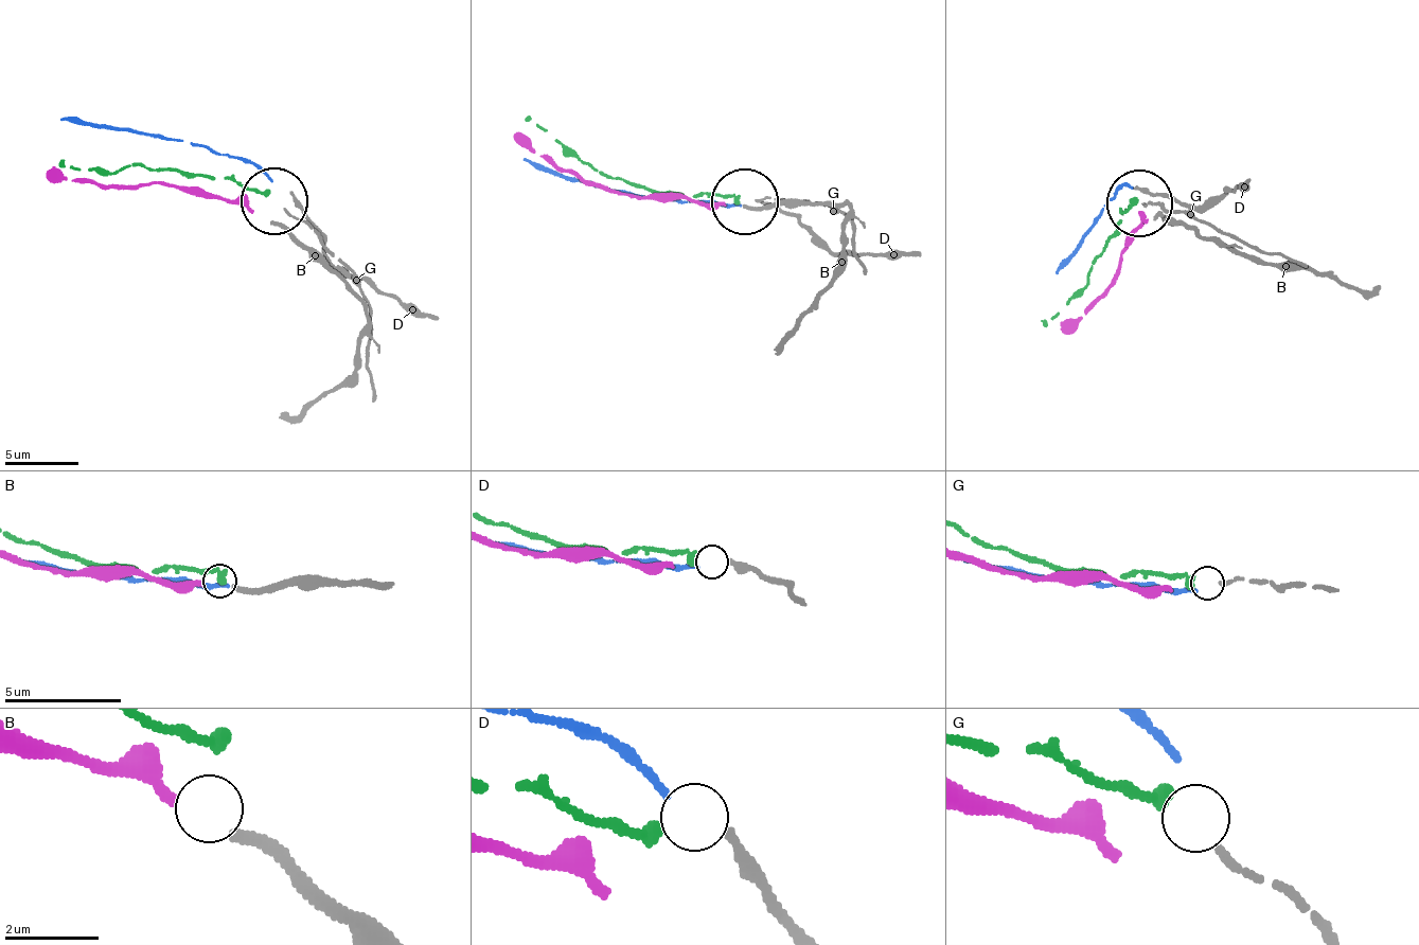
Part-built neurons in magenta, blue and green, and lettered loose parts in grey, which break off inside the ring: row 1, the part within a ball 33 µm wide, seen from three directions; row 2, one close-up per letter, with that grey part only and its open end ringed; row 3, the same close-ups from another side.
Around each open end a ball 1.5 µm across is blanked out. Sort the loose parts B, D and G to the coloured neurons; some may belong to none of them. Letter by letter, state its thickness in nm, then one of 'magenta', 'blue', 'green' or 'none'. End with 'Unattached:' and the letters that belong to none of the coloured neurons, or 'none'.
B: calibre 240 nm; magenta
D: calibre 240 nm; blue
G: calibre 150 nm; green
Unattached: none

